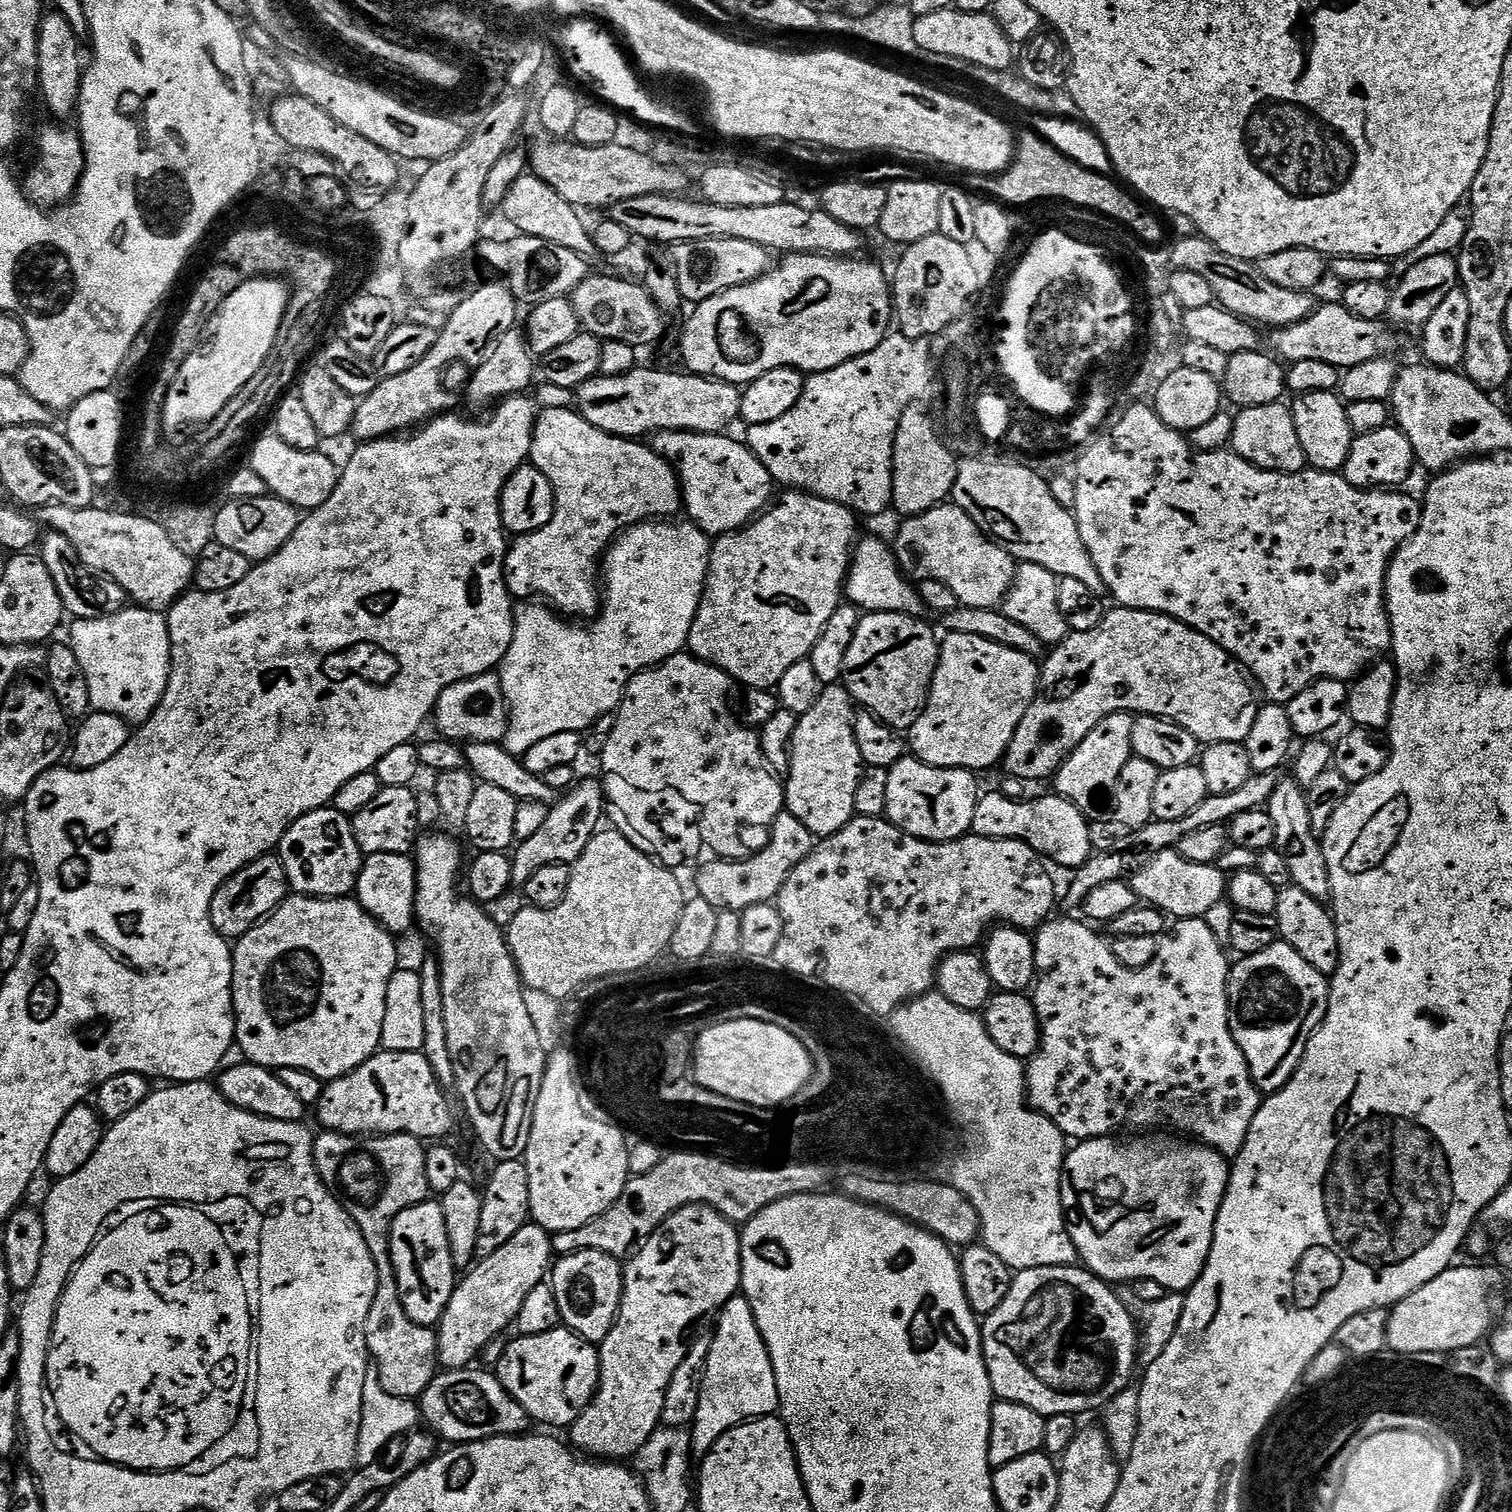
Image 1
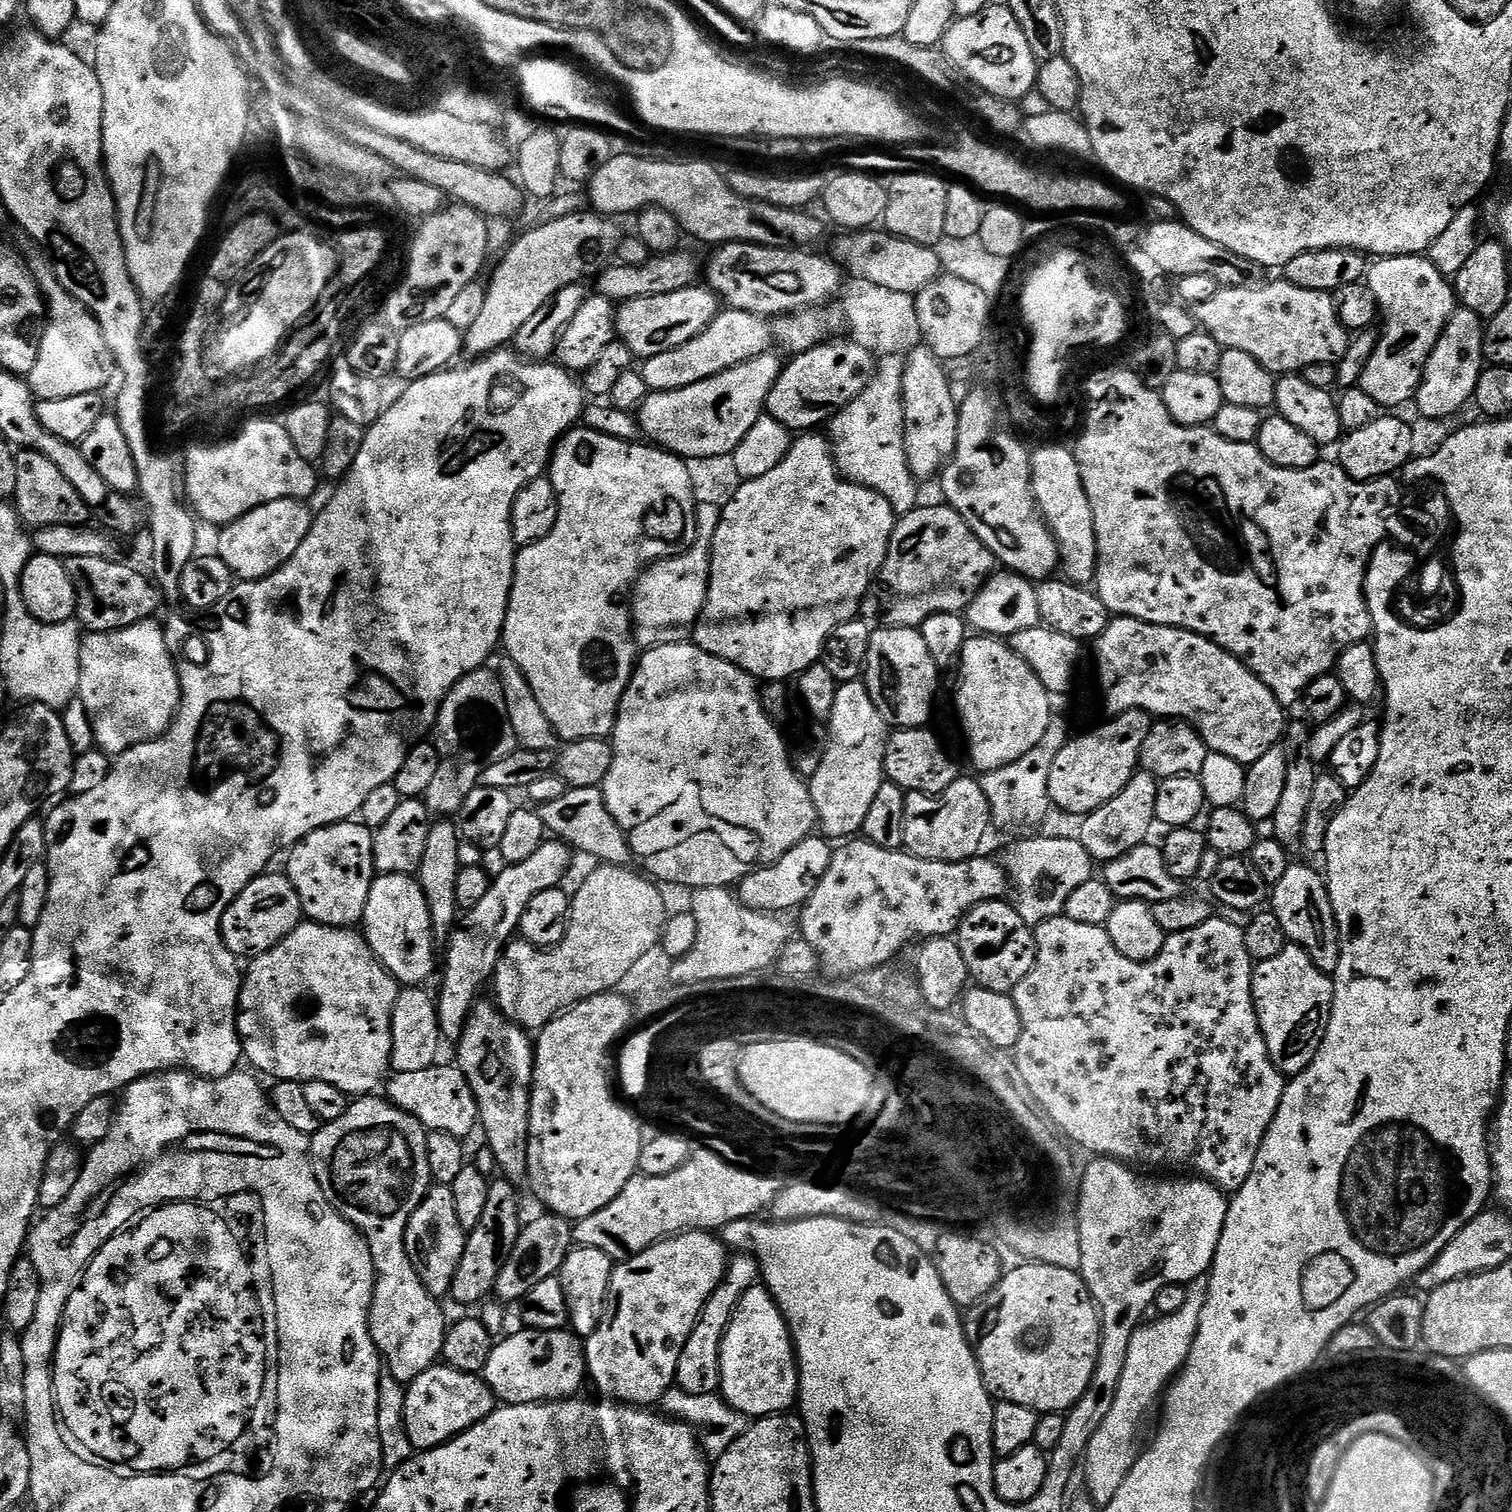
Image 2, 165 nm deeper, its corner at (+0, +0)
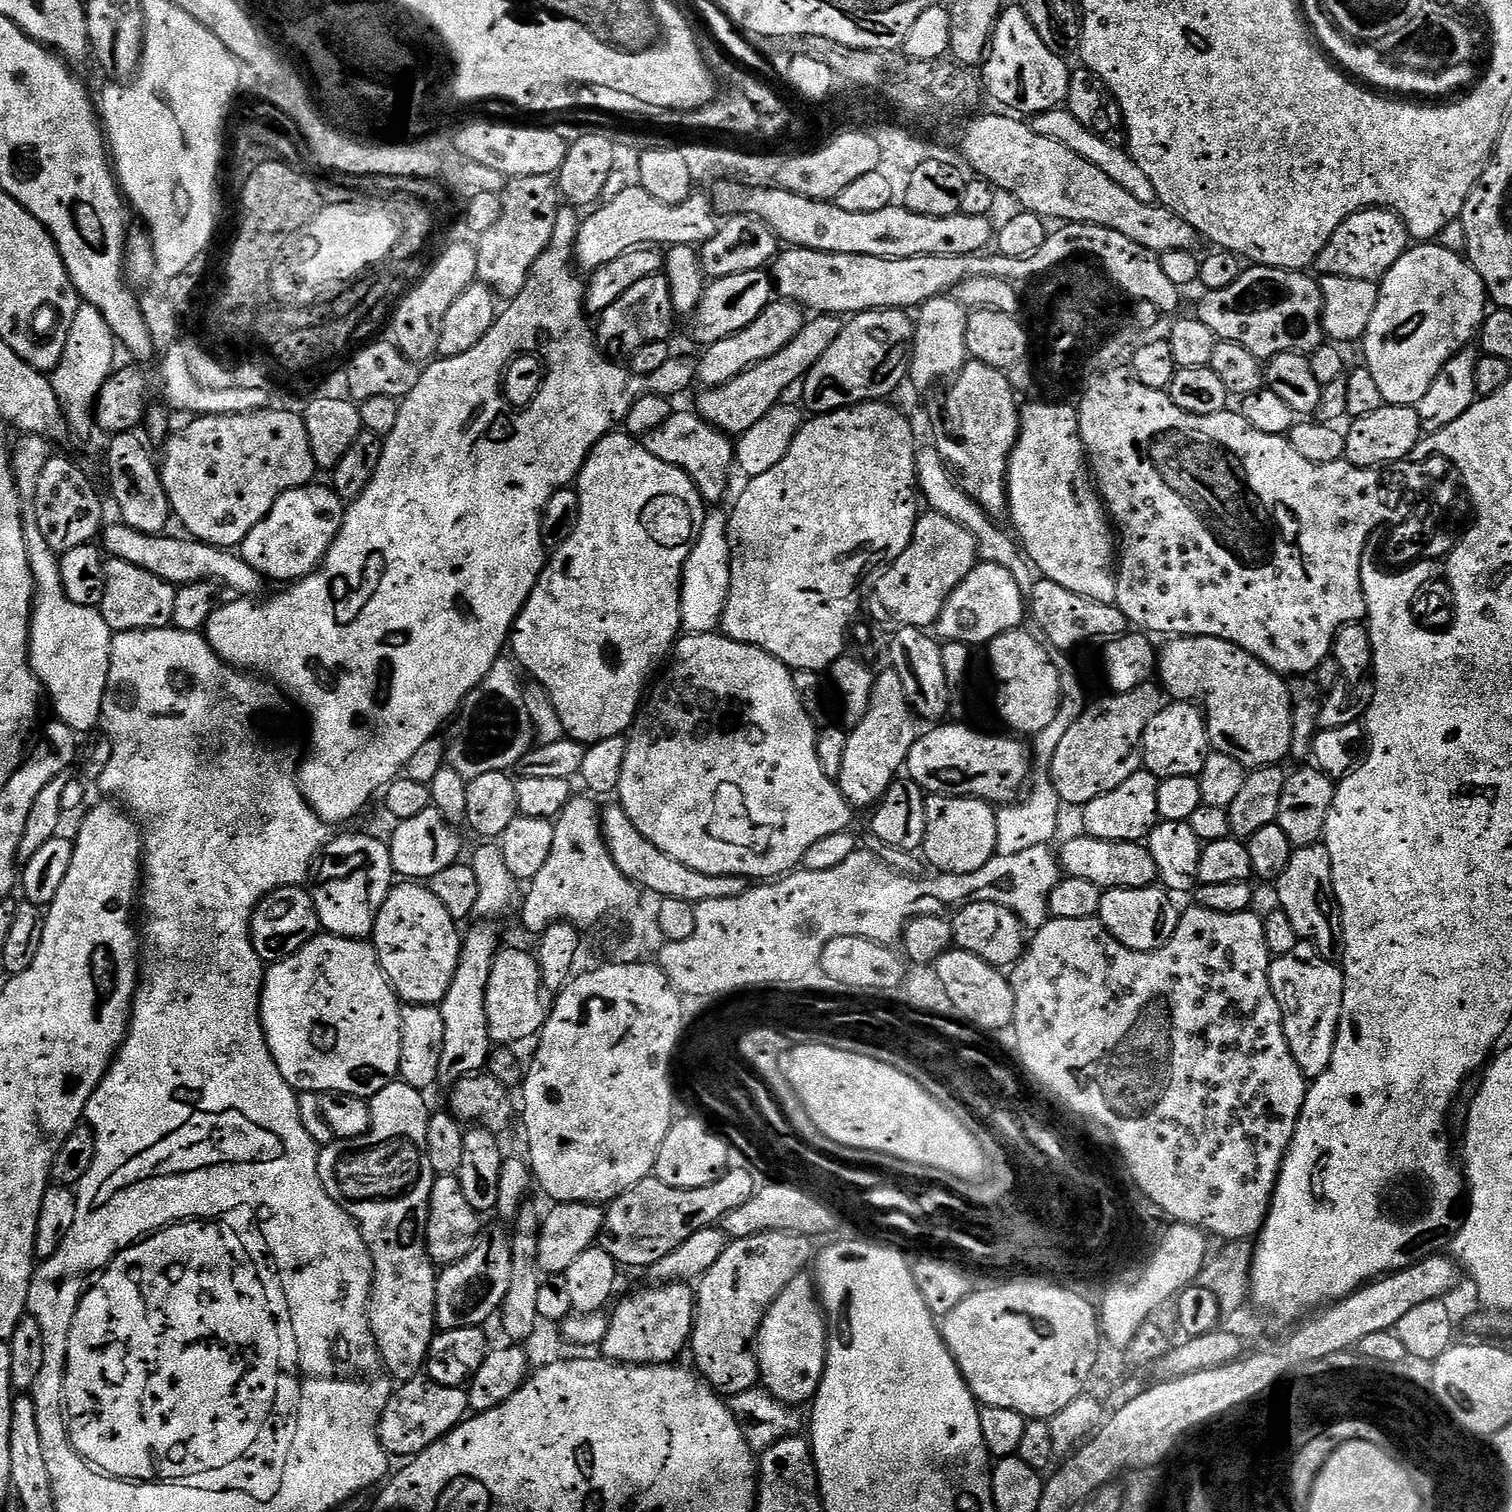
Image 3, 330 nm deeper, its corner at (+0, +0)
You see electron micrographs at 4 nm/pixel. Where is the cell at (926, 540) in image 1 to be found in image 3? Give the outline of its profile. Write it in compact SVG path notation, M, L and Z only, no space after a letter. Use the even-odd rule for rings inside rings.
M928 510L917 519L911 542L897 560L883 569L884 577L876 584L876 596L884 612L905 628L931 629L942 614L942 606L978 563L976 535L950 518Z

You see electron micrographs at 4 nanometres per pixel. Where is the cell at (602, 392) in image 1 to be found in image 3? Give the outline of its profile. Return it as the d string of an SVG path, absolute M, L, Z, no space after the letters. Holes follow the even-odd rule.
M820 314L812 319L816 320L809 319L800 329L799 335L794 338L794 342L790 342L790 346L786 346L769 360L755 364L722 386L701 391L700 401L694 407L699 417L725 434L739 434L750 430L754 422L773 411L777 407L780 395L791 384L799 385L814 366L814 362L818 362L818 358L822 358L822 354L826 354L826 350L834 346L845 325L845 321L839 316Z

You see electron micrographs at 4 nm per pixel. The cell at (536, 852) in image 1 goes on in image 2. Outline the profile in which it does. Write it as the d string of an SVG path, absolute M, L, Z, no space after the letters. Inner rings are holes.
M560 838L545 839L544 844L534 850L534 854L525 860L509 863L504 866L508 868L495 873L490 890L486 890L486 895L465 911L468 912L465 916L463 913L458 927L450 937L452 946L448 950L448 958L442 962L444 977L440 980L440 992L438 991L436 1001L440 1035L445 1041L459 1041L468 1015L481 999L480 991L483 990L484 983L487 980L489 983L495 977L504 949L517 935L522 914L526 914L526 906L530 906L530 898L534 898L534 894L542 894L542 890L557 887L563 881L560 879L567 874L568 867L572 864L571 851L573 849Z

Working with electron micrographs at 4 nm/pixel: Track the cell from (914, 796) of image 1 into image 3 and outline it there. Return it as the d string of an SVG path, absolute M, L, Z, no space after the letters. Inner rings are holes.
M932 794L926 800L926 834L922 856L936 867L937 873L970 874L997 855L997 809L975 796Z

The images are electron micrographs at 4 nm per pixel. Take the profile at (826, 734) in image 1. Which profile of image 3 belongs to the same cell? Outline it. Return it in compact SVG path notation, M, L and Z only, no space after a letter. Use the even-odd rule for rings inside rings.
M894 670L887 671L873 679L868 713L855 721L856 729L853 727L849 731L846 754L842 758L842 770L838 777L840 793L856 810L871 809L879 804L892 781L901 775L907 765L908 755L918 735L917 721L906 698L902 678L898 678Z

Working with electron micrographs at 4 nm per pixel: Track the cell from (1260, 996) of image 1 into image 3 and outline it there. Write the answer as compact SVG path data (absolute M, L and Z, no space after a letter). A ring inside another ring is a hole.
M1301 942L1290 950L1290 954L1282 954L1269 963L1268 977L1270 990L1274 990L1274 998L1278 998L1278 1006L1284 1015L1284 1033L1294 1062L1298 1062L1304 1077L1321 1076L1332 1064L1342 1014L1343 971L1320 955L1315 944Z

